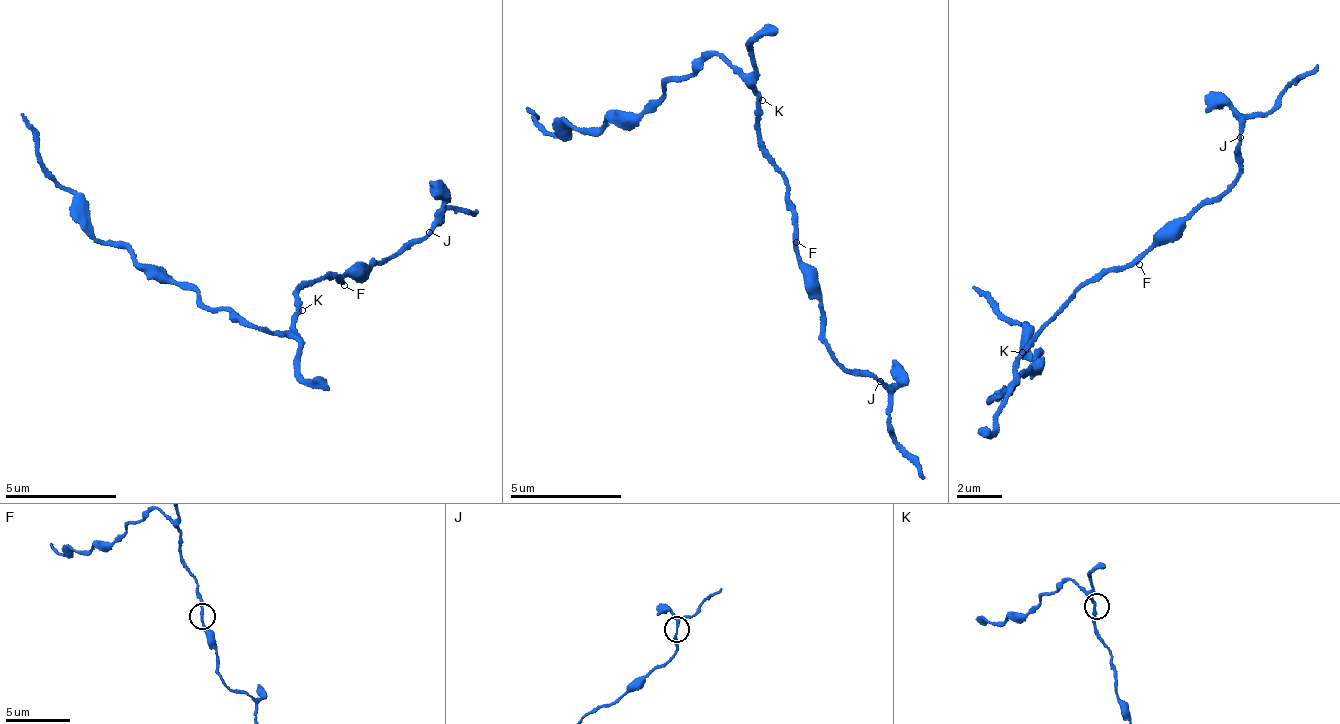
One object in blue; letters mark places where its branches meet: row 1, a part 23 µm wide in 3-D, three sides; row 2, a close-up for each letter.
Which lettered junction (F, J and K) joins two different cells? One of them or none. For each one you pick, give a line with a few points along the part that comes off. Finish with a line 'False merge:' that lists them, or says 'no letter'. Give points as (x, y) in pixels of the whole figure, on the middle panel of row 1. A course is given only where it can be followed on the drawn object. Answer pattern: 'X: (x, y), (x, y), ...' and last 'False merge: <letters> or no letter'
False merge: no letter

